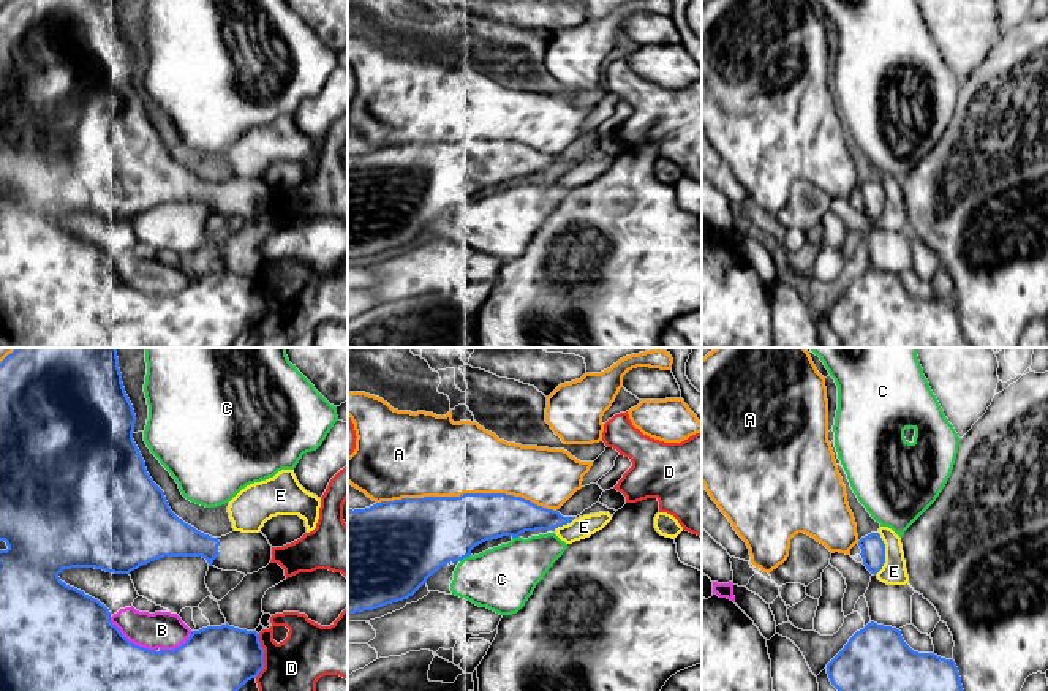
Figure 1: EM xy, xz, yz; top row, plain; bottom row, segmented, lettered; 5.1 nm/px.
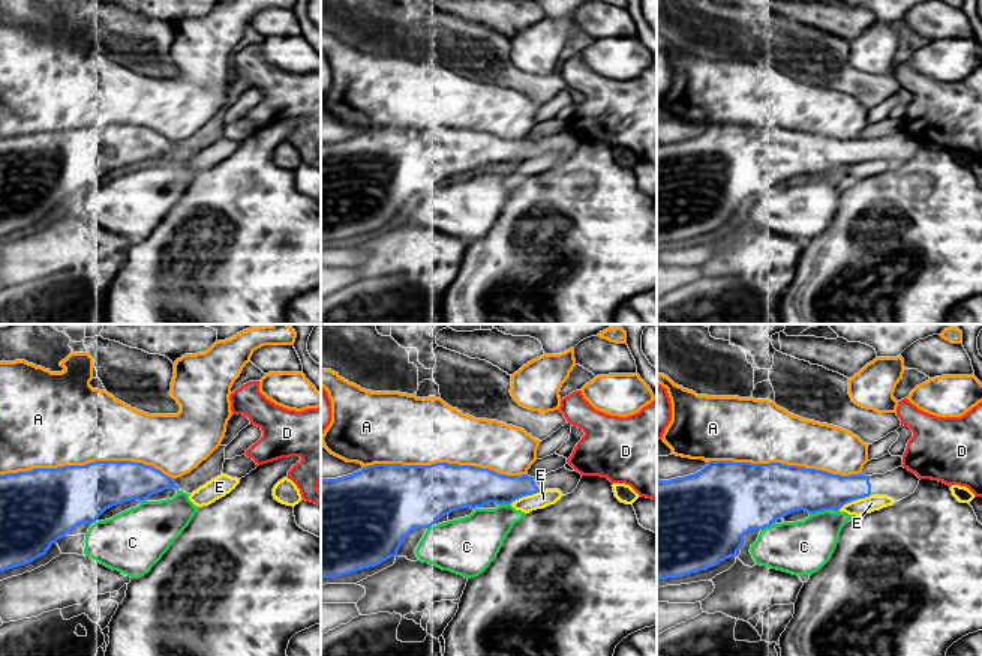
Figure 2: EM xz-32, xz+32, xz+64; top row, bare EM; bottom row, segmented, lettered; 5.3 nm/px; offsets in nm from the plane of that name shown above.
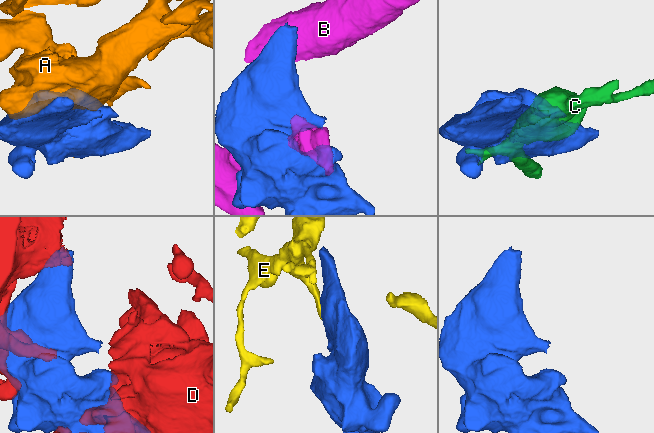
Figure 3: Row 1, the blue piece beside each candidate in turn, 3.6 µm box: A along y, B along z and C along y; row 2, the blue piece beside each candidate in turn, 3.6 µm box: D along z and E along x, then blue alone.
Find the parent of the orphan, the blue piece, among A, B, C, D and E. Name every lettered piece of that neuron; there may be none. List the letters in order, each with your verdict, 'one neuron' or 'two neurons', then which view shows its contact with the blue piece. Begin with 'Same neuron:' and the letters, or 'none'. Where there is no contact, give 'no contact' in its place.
Same neuron: none
A: two neurons | xz
B: two neurons | xy
C: two neurons | xz
D: two neurons | xy
E: two neurons | yz

